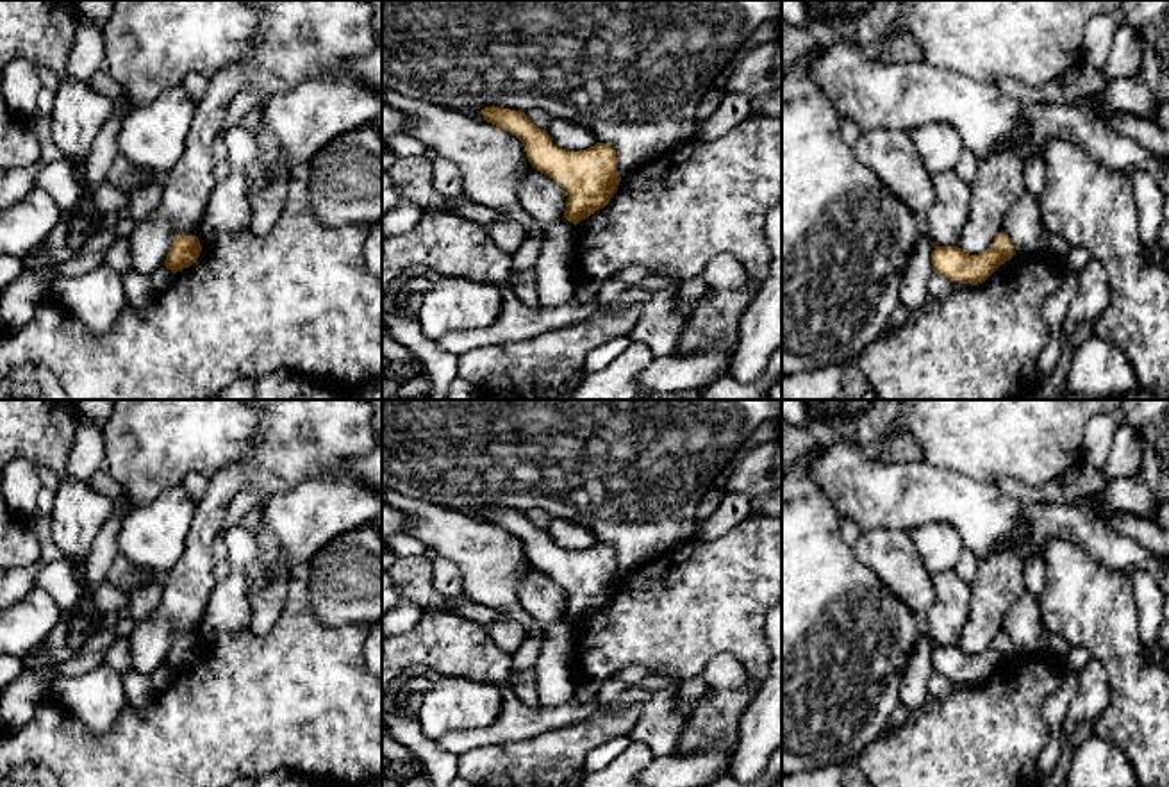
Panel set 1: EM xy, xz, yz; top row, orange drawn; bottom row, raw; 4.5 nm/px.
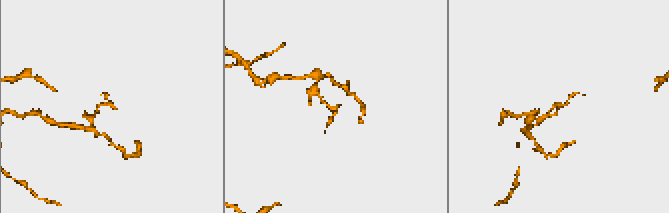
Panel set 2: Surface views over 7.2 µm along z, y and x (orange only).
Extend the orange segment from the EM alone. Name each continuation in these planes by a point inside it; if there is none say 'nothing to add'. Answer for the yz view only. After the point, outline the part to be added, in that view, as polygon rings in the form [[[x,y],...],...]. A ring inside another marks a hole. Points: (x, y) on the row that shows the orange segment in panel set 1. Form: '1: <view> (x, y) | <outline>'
nothing to add

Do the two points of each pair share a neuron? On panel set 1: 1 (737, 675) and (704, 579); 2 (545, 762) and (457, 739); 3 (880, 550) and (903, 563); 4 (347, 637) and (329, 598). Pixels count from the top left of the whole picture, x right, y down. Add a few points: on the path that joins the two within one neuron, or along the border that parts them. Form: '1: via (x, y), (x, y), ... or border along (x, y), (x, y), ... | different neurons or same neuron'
1: border along (750, 671), (734, 655), (718, 654), (700, 673) | different neurons
2: border along (527, 737), (470, 748), (459, 755) | different neurons
3: via (886, 552), (898, 563) | same neuron
4: border along (309, 598), (316, 616), (327, 625), (363, 623) | different neurons

